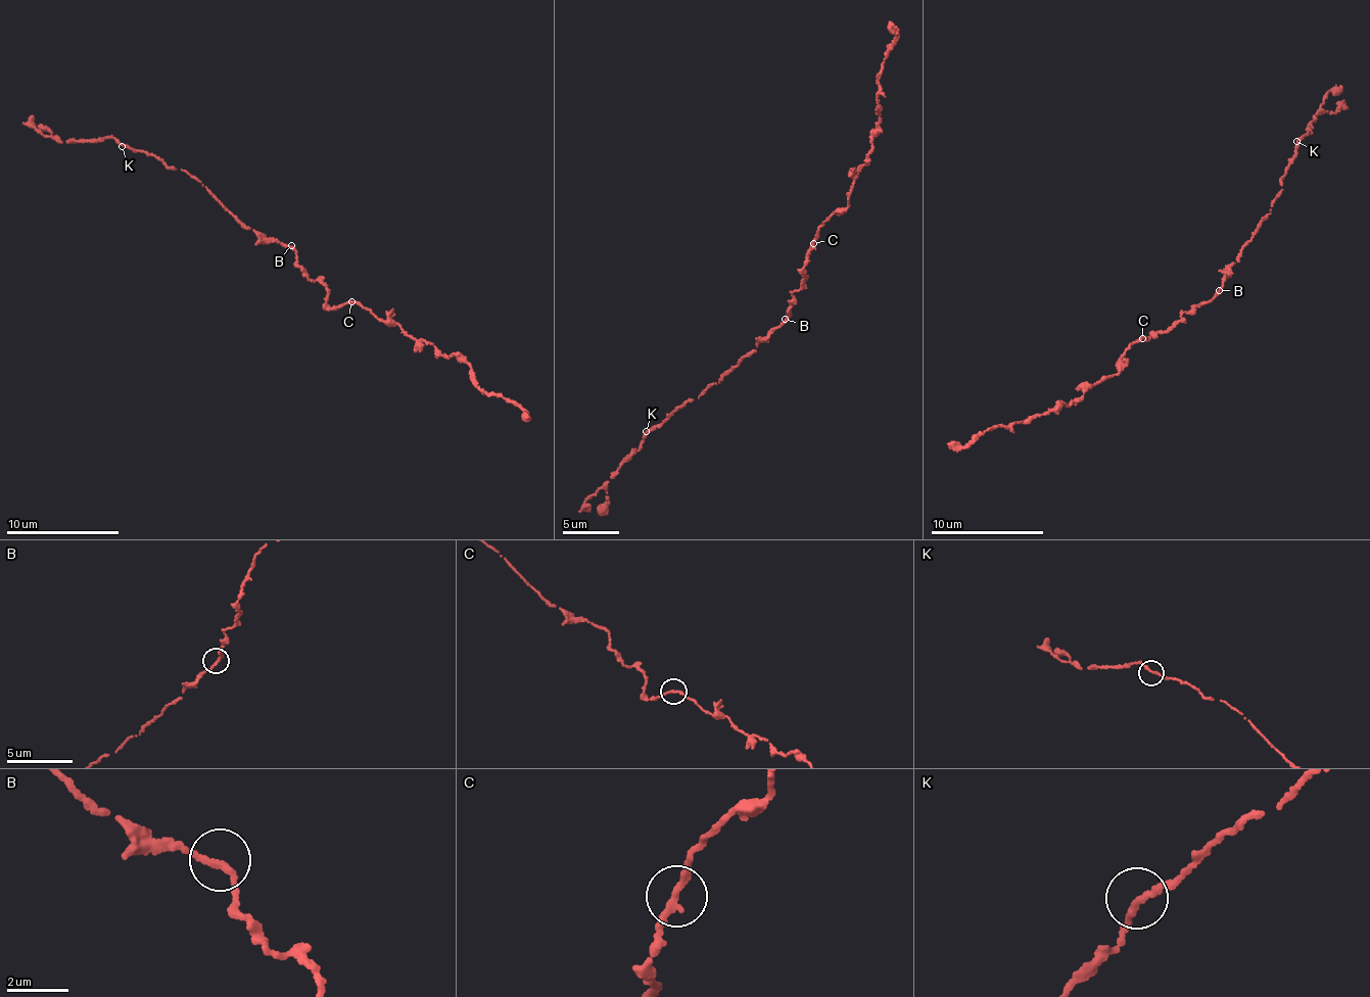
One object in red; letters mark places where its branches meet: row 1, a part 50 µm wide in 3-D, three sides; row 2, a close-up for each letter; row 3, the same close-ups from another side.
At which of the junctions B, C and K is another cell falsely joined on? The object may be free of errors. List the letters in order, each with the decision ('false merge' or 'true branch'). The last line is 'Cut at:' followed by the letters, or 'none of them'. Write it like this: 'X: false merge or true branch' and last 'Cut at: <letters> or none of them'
B: true branch
C: true branch
K: true branch
Cut at: none of them

